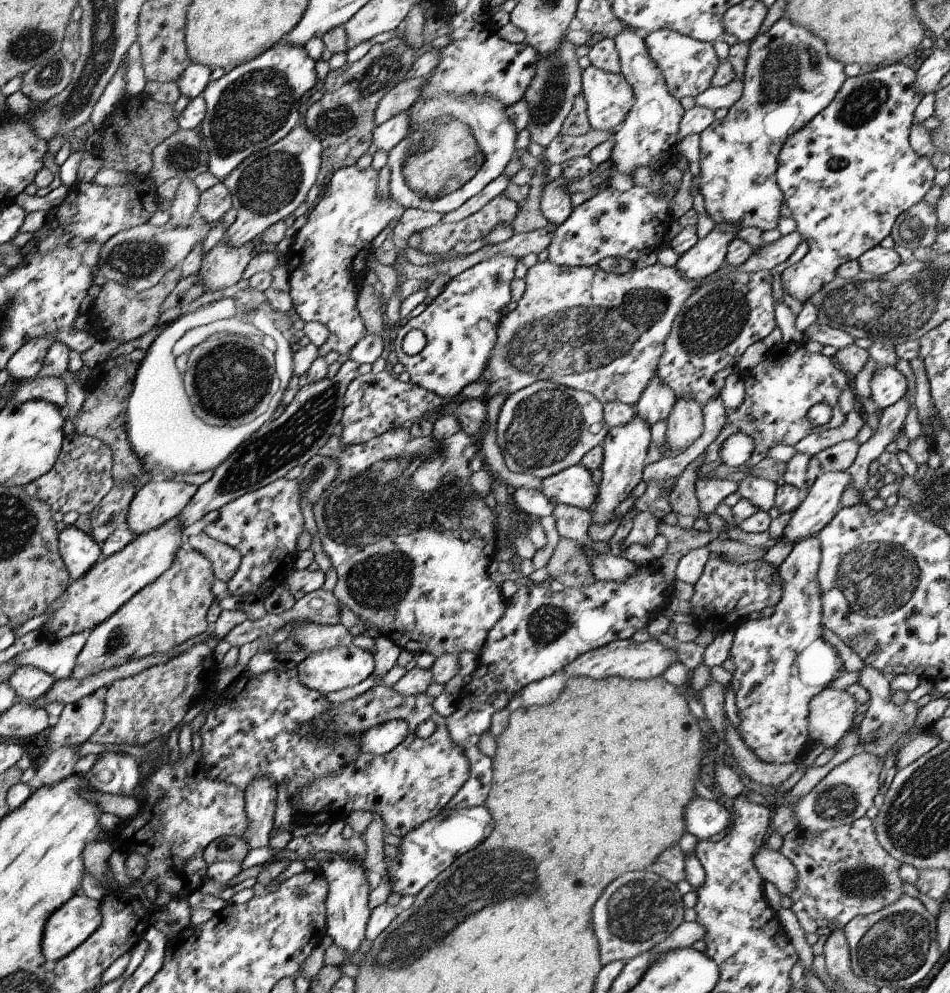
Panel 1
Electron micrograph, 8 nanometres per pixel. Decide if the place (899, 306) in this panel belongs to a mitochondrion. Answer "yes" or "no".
yes

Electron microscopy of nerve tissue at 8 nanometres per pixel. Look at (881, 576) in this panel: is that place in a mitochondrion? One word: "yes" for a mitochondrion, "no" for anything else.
yes

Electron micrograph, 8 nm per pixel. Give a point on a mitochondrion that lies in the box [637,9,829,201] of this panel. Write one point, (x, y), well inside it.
(786, 70)

